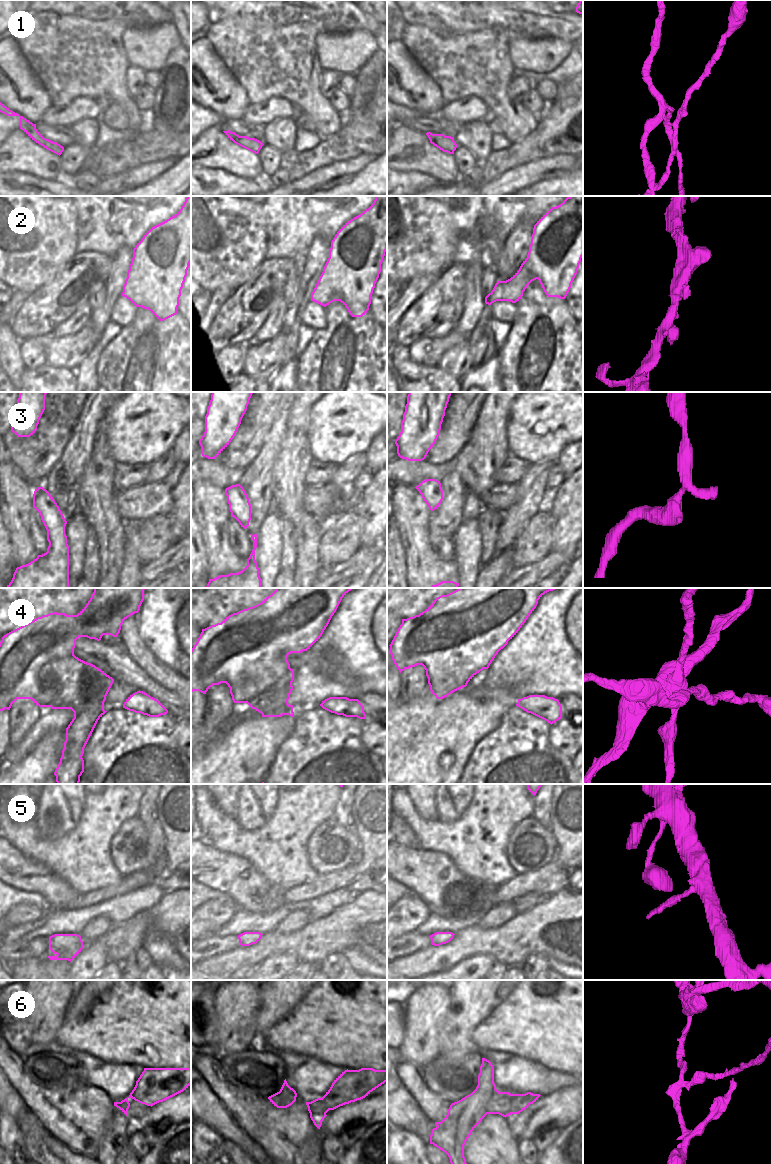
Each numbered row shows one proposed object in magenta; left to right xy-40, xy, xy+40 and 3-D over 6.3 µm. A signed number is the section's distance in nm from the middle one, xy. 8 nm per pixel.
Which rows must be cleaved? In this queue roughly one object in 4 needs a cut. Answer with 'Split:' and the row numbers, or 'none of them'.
Split: 1, 4, 6

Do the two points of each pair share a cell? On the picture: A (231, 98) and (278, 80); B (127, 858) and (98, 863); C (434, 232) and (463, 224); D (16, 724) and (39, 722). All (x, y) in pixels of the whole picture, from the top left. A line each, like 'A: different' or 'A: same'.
A: different
B: different
C: different
D: same

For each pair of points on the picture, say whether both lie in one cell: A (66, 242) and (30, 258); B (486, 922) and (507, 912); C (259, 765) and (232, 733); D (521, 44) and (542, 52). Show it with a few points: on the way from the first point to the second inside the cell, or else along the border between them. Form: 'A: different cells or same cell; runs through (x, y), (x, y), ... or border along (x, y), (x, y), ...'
A: same cell; runs through (57, 242), (46, 242), (39, 249)
B: same cell; runs through (491, 920), (502, 913)
C: same cell; runs through (251, 757), (243, 749), (240, 741)
D: same cell; runs through (526, 49), (529, 52), (537, 52)

